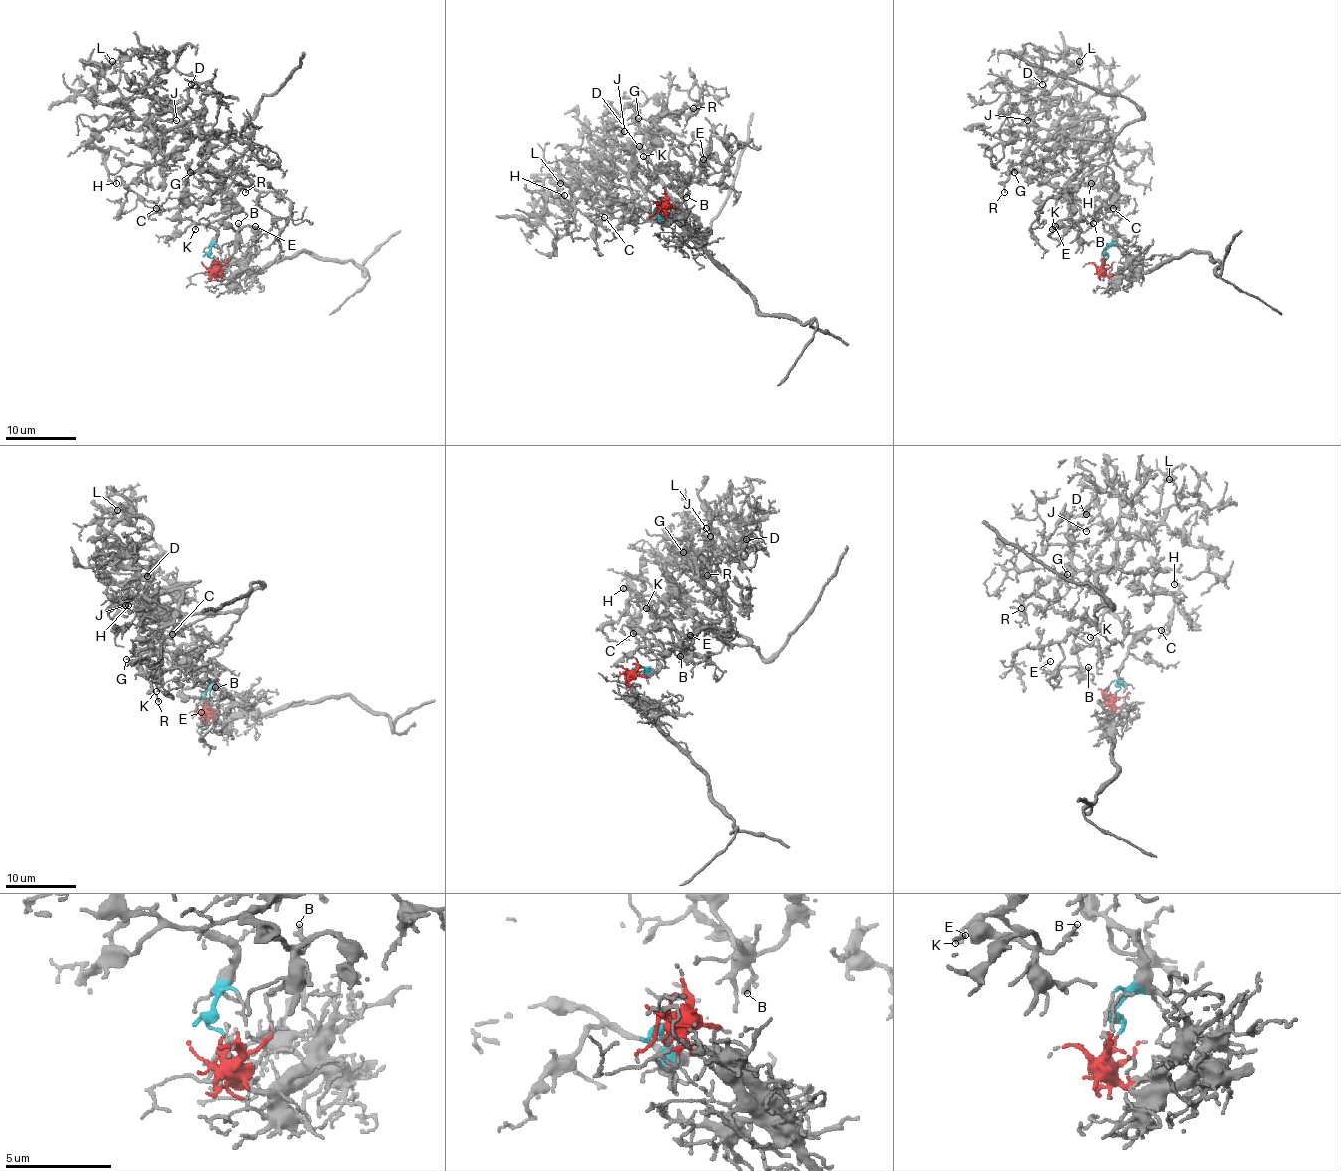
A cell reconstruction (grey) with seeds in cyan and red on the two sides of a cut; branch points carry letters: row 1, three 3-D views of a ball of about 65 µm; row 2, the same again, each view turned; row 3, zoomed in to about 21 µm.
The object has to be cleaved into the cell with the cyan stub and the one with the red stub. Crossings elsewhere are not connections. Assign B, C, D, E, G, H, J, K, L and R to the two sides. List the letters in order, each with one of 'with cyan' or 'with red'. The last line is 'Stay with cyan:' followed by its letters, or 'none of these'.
B: with cyan
C: with cyan
D: with cyan
E: with cyan
G: with cyan
H: with cyan
J: with cyan
K: with cyan
L: with cyan
R: with cyan
Stay with cyan: B, C, D, E, G, H, J, K, L, R

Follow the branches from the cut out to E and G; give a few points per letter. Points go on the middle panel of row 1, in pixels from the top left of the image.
E: (660, 209), (628, 201), (633, 169), (665, 206), (699, 216), (667, 174), (690, 183), (702, 160)
G: (660, 209), (664, 216), (628, 201), (633, 169), (649, 192), (674, 206), (656, 174), (656, 128), (639, 117)

